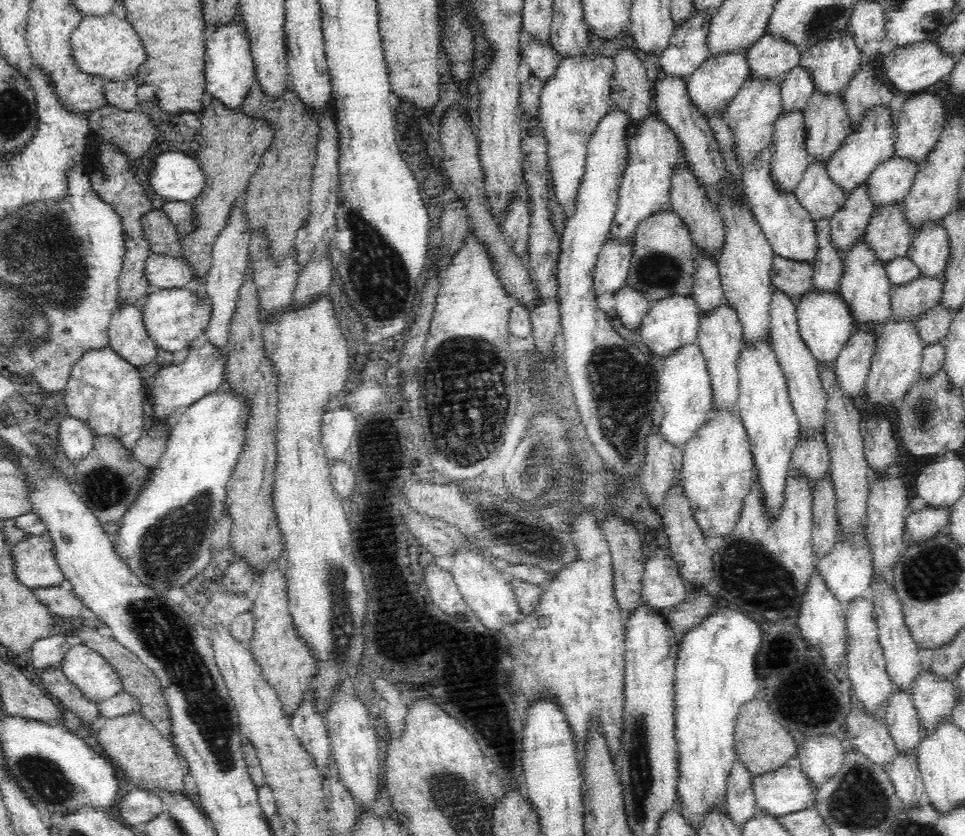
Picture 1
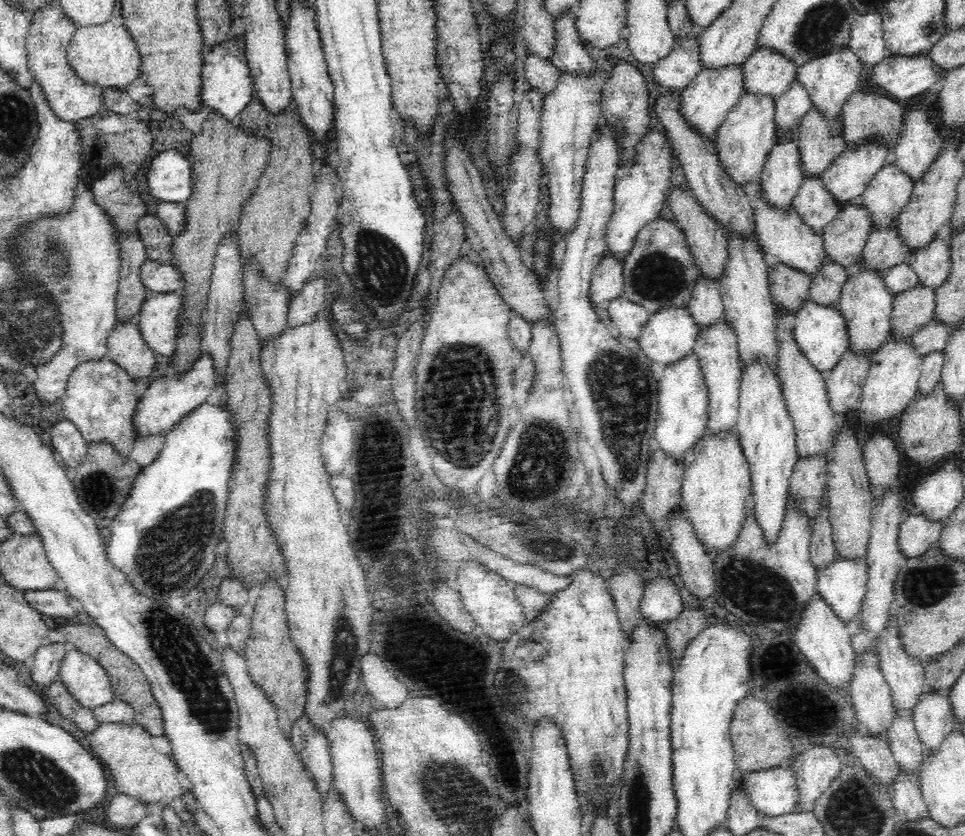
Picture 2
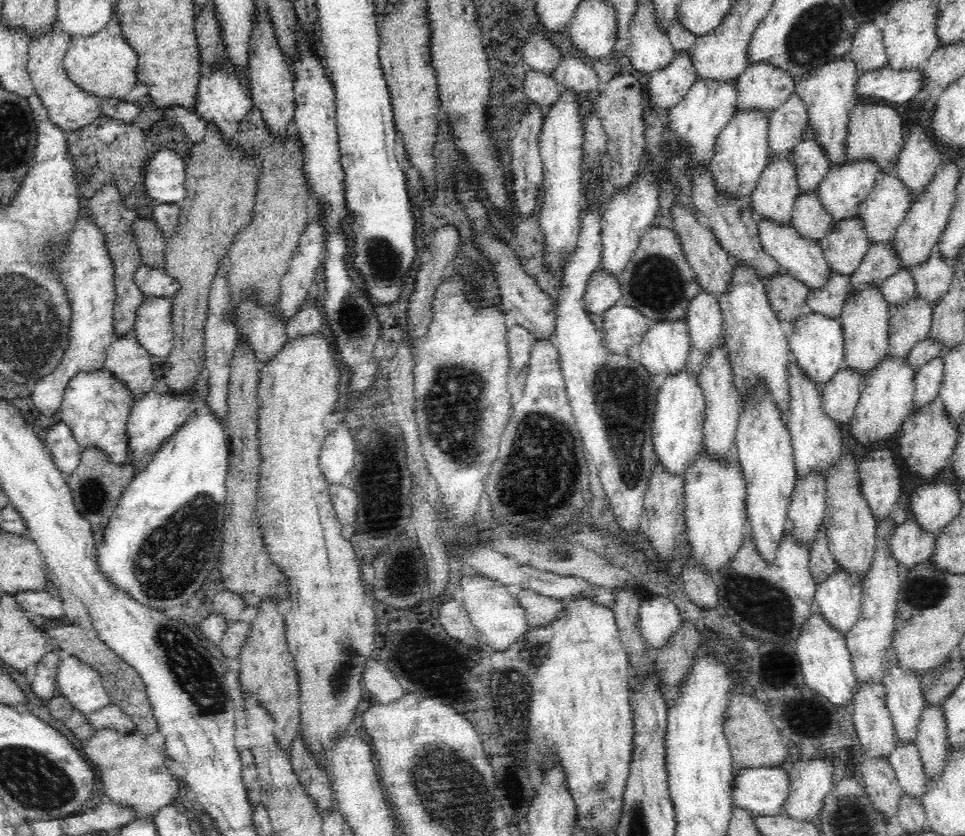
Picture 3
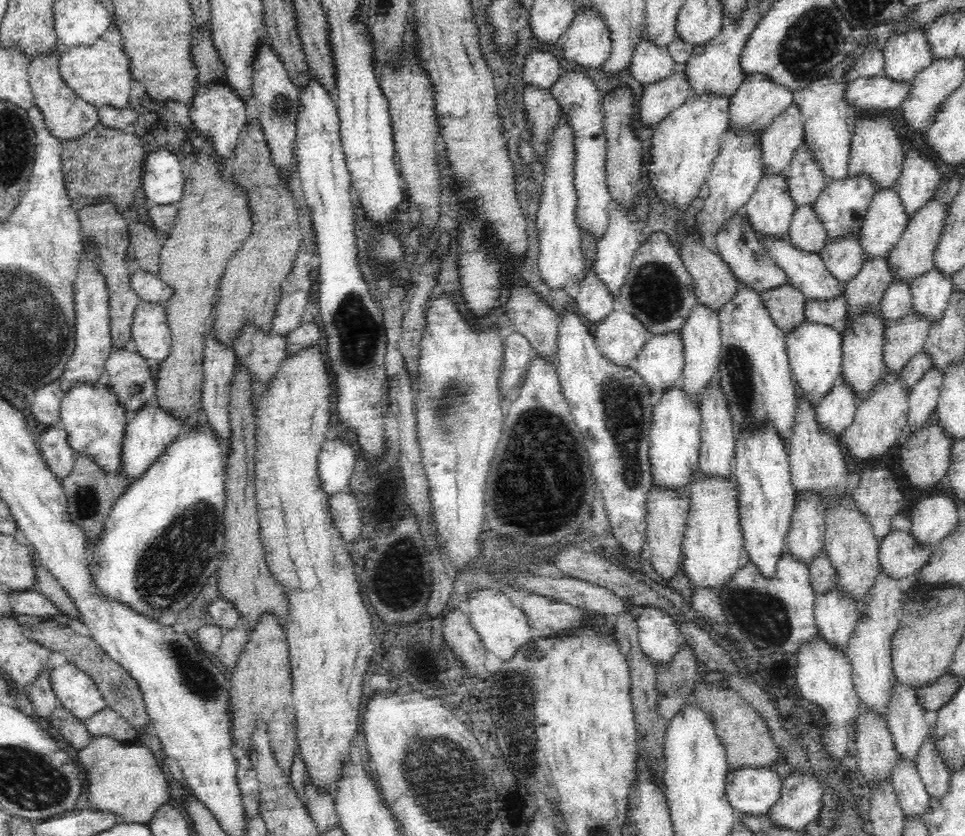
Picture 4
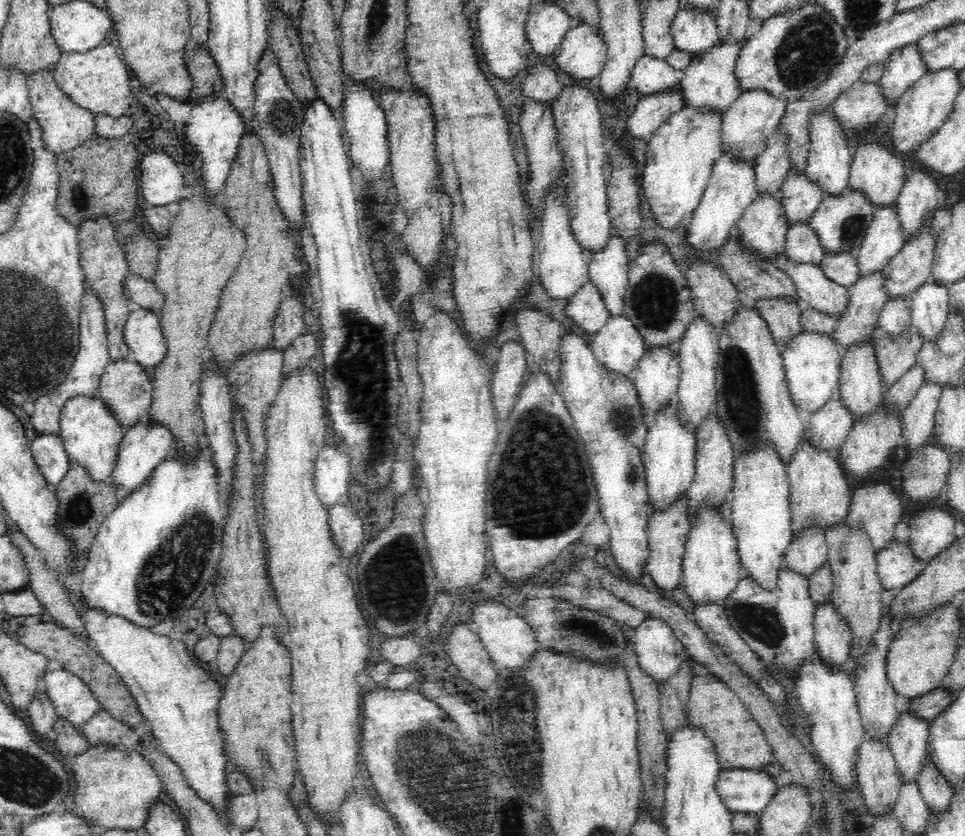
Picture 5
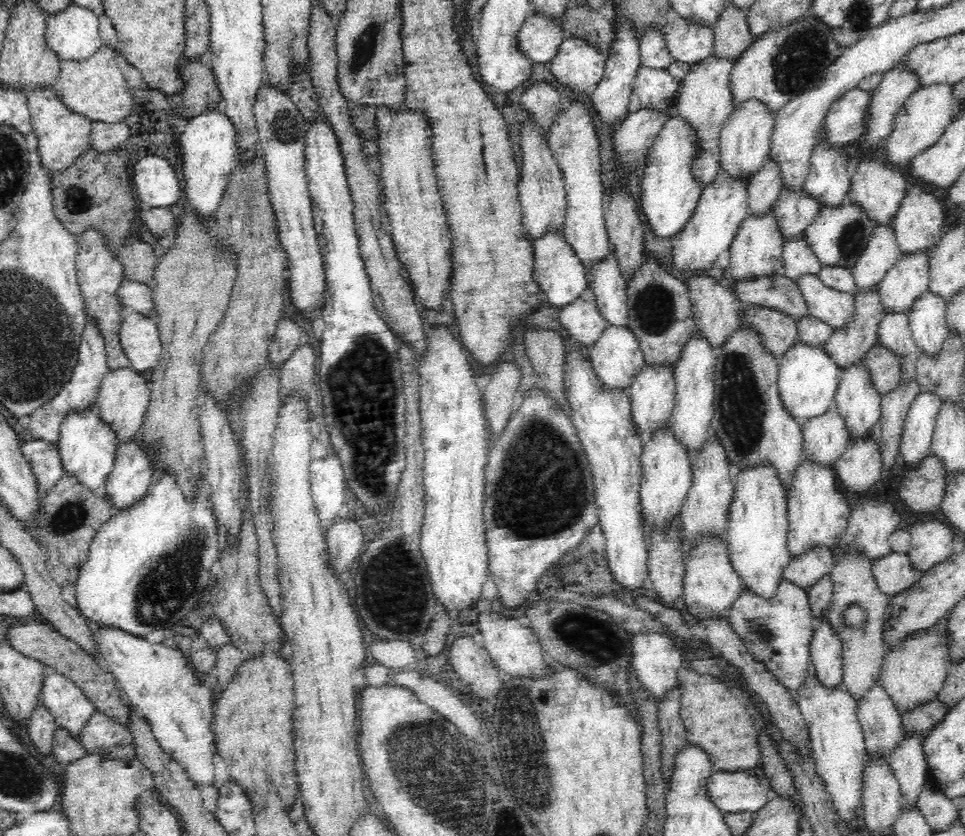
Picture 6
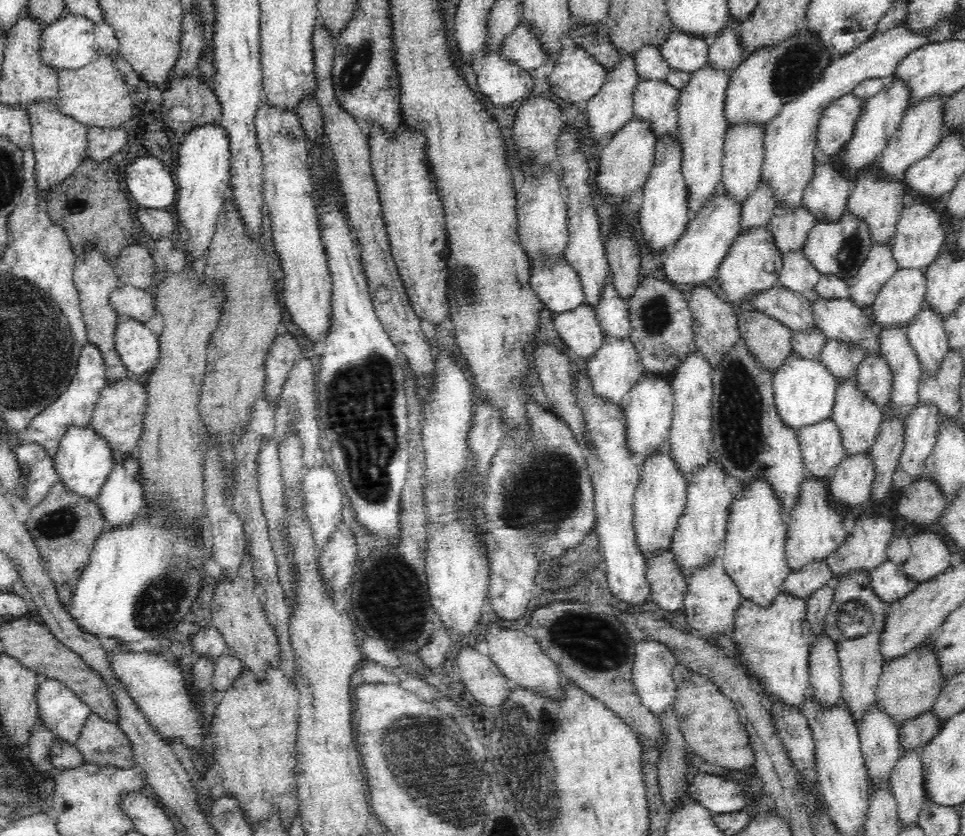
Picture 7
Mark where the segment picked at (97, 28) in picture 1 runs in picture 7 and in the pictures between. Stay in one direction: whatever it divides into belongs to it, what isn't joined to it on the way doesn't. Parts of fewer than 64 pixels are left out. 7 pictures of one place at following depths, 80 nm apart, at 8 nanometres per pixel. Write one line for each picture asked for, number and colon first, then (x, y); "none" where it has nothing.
2: (105, 53)
3: (103, 63)
4: (100, 73)
5: (97, 79)
6: (96, 87)
7: (97, 94)

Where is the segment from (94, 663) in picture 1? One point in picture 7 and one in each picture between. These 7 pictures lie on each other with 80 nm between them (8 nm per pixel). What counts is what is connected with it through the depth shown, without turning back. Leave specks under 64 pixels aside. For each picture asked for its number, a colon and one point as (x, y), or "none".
2: (88, 681)
3: (81, 684)
4: (76, 690)
5: (73, 699)
6: (72, 709)
7: (64, 712)

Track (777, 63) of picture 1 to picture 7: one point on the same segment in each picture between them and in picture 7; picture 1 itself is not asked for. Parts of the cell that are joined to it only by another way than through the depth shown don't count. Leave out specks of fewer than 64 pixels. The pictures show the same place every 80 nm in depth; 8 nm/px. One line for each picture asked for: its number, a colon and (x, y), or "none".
2: (767, 70)
3: (762, 84)
4: (758, 98)
5: (747, 122)
6: (745, 135)
7: (743, 148)

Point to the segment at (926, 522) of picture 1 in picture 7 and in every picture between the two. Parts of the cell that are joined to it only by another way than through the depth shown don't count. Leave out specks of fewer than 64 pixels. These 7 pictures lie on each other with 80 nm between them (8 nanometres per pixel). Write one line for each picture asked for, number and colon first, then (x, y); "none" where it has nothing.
2: (917, 532)
3: (911, 544)
4: (900, 554)
5: (897, 566)
6: (894, 572)
7: (889, 581)

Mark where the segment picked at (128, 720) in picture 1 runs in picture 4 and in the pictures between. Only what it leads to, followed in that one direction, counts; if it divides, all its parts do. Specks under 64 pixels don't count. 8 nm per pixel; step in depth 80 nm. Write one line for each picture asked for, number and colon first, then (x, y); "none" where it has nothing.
2: (127, 750)
3: (131, 770)
4: (124, 777)

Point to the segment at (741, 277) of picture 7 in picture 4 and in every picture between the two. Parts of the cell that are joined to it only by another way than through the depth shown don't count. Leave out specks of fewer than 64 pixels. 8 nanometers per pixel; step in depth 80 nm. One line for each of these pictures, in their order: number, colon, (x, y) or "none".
4: (770, 210)
5: (763, 225)
6: (757, 249)

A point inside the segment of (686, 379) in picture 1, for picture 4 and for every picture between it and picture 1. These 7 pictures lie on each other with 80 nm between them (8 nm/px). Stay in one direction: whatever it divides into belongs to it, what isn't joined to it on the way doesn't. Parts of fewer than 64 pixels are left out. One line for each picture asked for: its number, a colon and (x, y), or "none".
2: (684, 403)
3: (679, 420)
4: (675, 438)

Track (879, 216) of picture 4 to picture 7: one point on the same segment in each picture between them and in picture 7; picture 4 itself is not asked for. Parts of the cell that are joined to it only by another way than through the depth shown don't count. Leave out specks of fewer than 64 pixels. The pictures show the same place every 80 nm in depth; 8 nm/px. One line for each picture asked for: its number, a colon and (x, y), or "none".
5: (884, 237)
6: (881, 251)
7: (880, 263)

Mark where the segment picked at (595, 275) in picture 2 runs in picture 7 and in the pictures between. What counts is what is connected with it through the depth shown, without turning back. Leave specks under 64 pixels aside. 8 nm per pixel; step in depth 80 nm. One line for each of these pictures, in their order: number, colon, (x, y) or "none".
3: (603, 290)
4: (594, 300)
5: (587, 308)
6: (581, 318)
7: (579, 328)

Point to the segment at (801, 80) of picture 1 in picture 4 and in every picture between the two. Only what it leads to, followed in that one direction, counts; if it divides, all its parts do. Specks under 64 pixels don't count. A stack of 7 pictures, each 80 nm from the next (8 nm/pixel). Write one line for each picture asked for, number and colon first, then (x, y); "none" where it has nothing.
2: (792, 104)
3: (787, 122)
4: (785, 133)

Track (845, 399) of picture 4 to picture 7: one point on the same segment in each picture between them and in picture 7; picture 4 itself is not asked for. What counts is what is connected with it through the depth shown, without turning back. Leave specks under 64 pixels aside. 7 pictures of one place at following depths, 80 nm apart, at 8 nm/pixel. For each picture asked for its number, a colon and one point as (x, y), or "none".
5: (829, 426)
6: (825, 436)
7: (822, 445)

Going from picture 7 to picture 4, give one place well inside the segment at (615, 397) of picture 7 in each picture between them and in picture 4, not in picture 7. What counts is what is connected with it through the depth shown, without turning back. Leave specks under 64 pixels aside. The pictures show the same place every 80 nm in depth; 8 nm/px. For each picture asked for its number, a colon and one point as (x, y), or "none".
4: (620, 335)
5: (618, 344)
6: (616, 355)

